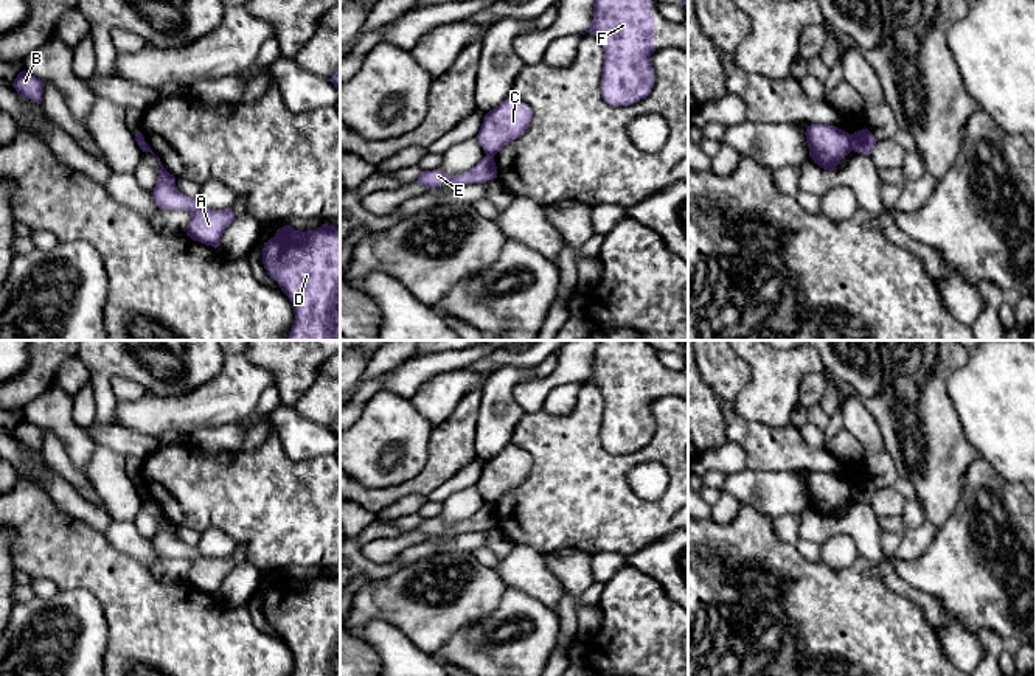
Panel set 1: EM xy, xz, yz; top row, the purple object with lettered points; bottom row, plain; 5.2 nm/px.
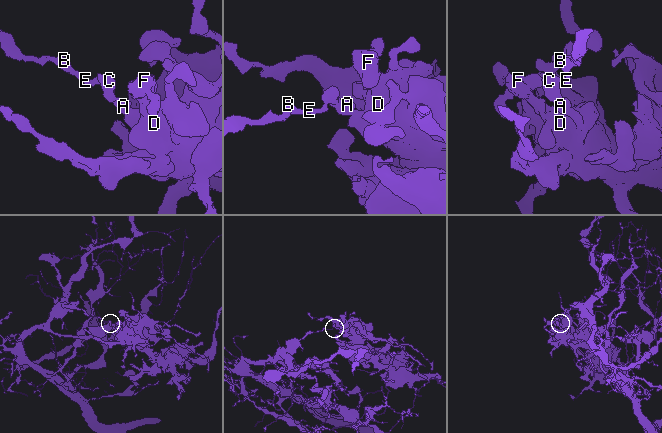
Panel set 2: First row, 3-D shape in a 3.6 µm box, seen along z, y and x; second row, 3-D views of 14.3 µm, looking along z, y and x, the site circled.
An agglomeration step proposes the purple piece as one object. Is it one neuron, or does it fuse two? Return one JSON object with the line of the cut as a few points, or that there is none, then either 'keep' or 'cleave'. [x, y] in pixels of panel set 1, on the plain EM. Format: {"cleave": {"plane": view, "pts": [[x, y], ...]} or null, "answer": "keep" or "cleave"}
{"cleave": {"plane": "yz", "pts": [[848, 484], [853, 498]]}, "answer": "cleave"}

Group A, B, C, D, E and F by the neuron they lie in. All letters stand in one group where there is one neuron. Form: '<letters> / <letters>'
A C D F / B E

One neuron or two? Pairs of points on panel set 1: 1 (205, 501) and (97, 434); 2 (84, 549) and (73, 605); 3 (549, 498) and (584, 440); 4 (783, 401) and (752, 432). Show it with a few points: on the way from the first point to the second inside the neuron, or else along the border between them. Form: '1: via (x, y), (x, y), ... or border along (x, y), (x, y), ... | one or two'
1: border along (160, 445), (143, 460) | two
2: border along (61, 588), (87, 589), (101, 606), (103, 614) | two
3: via (563, 484), (570, 476), (570, 454) | one
4: border along (735, 397), (733, 407), (746, 418), (792, 429) | two

